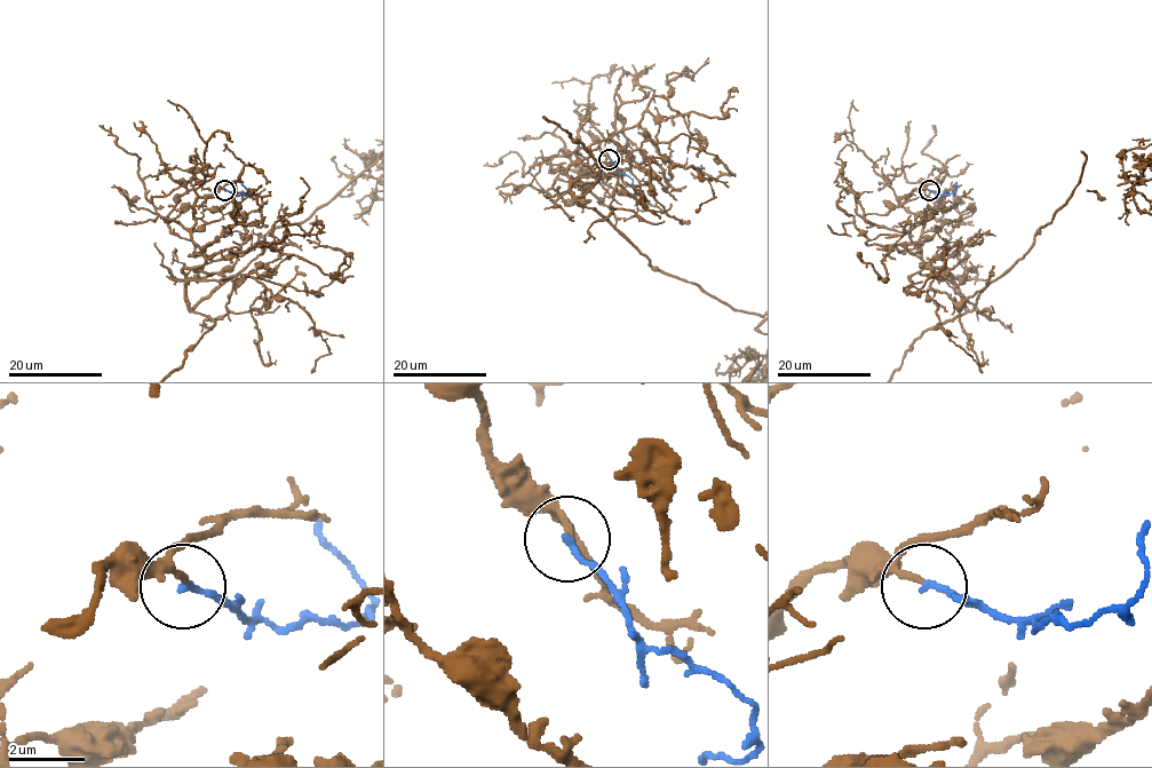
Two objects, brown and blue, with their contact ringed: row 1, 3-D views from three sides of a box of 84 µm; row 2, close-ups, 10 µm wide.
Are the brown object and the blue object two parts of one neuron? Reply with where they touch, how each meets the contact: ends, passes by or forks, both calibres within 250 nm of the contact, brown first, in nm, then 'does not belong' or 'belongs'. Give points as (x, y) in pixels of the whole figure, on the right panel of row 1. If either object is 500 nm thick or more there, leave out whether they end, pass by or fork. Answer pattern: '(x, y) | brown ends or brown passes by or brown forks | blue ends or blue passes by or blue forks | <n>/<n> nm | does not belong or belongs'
(929, 190) | brown ends | blue ends | 170/160 nm | belongs

